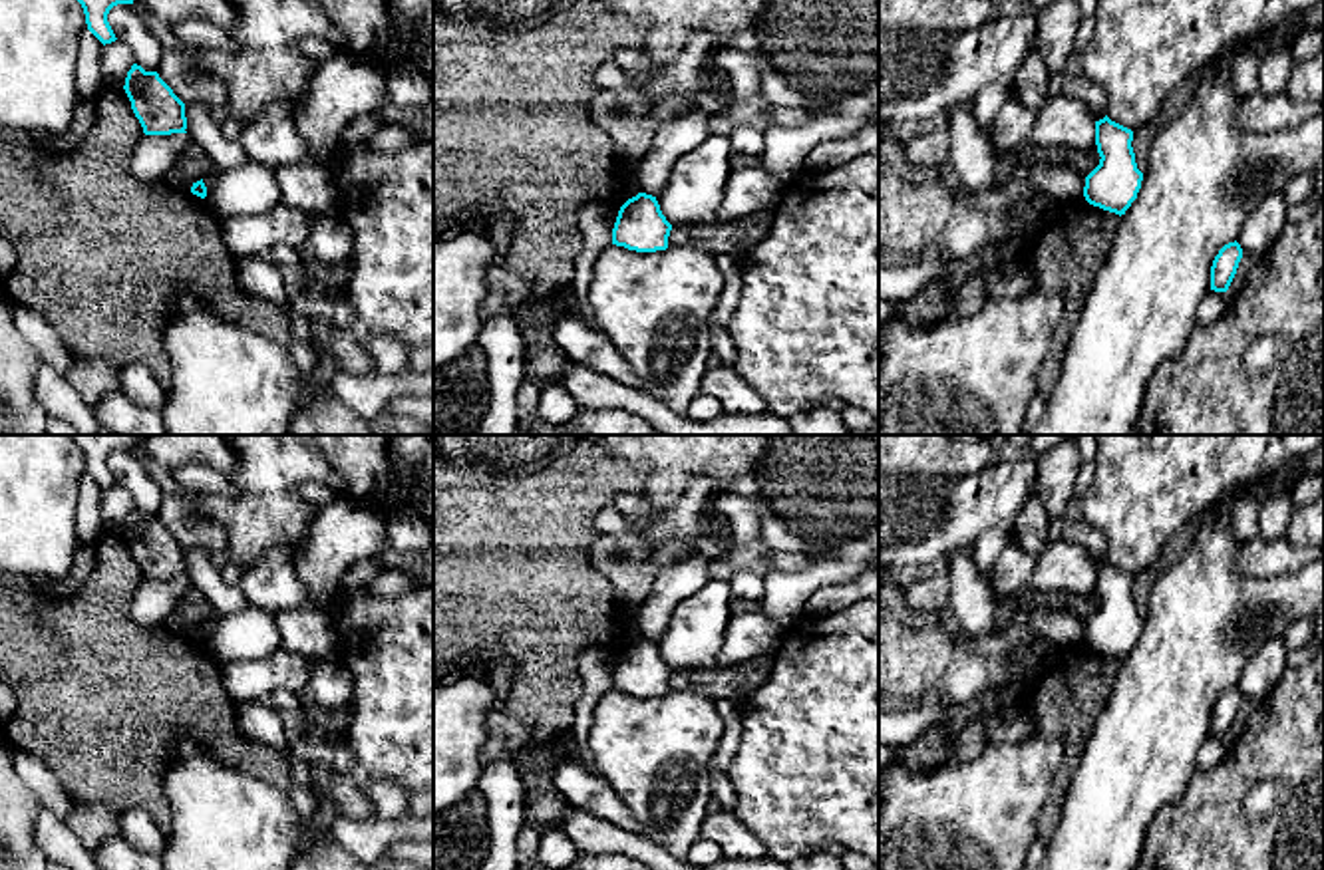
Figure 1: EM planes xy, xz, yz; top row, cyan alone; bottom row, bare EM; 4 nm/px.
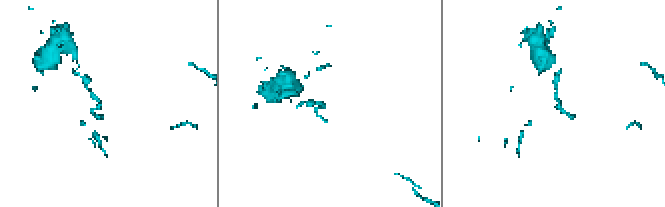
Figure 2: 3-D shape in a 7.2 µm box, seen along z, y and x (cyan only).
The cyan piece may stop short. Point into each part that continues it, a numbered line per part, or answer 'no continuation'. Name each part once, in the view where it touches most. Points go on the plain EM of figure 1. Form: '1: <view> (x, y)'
no continuation

